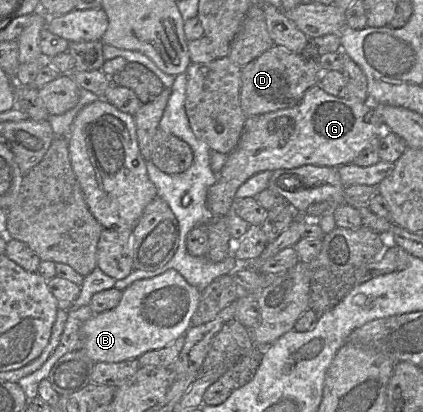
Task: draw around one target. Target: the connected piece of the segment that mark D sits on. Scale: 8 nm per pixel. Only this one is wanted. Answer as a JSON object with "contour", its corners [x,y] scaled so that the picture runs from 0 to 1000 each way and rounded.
{"contour":[[[643,112],[570,165],[567,255],[584,284],[648,272],[702,255],[721,223],[754,204],[764,172],[749,150],[723,146],[712,129]]]}

